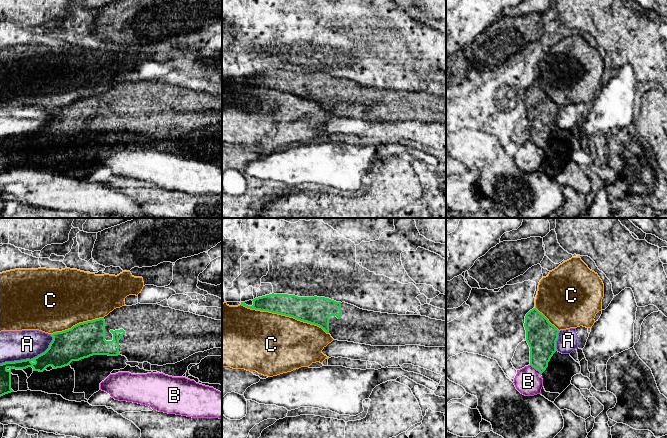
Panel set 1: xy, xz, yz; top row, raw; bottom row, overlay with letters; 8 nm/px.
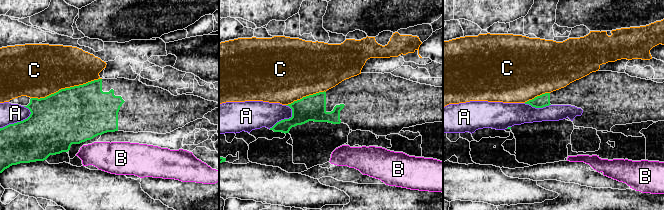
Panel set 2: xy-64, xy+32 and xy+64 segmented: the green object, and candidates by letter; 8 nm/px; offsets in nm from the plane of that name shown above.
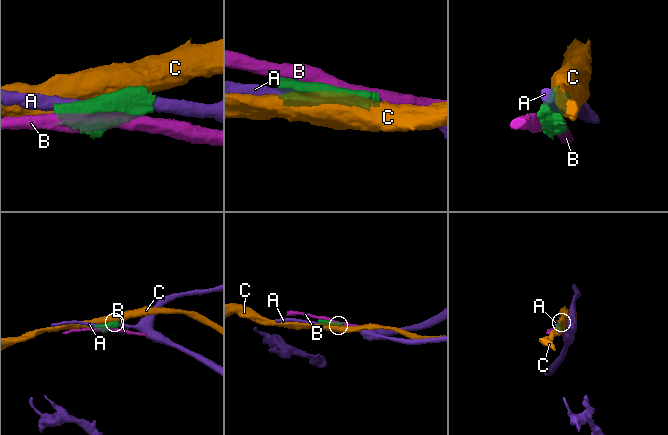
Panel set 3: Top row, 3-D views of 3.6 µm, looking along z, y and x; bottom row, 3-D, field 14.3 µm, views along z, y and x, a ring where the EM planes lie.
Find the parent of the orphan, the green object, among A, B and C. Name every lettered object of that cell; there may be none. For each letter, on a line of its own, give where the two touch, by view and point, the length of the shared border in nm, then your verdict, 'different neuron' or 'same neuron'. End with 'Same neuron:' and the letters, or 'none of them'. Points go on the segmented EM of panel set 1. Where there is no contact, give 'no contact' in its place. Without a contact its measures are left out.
A: xy (29, 359) | 480 nm | different neuron
B: yz (536, 369) | 120 nm | different neuron
C: xz (284, 314) | 750 nm | different neuron
Same neuron: none of them

